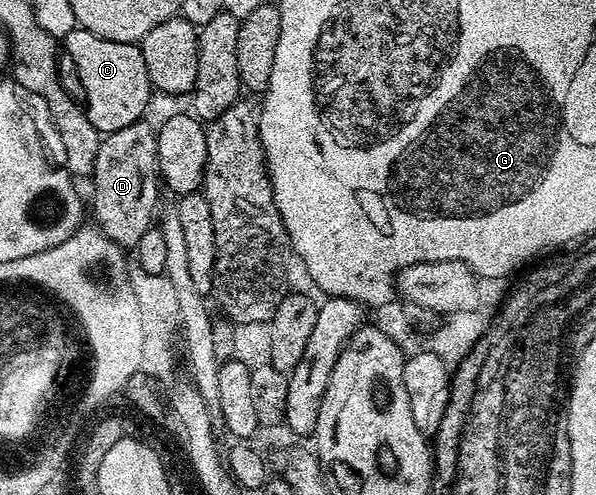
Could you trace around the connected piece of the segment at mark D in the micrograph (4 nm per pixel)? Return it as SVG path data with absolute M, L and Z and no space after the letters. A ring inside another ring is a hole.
M140 121L104 135L99 141L93 172L96 219L94 222L99 230L124 249L134 249L144 242L146 235L143 234L150 227L152 229L157 208L161 203L156 134L154 126L150 127L147 121Z

